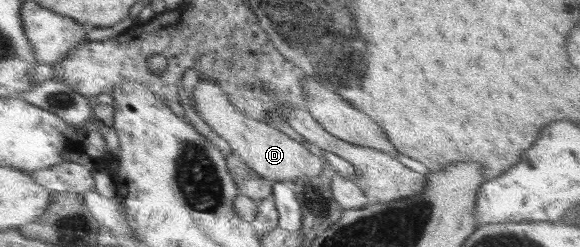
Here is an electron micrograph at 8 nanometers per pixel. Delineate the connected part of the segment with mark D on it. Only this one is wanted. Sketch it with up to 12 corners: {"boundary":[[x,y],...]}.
{"boundary":[[199,80],[197,115],[274,183],[314,179],[321,159]]}

